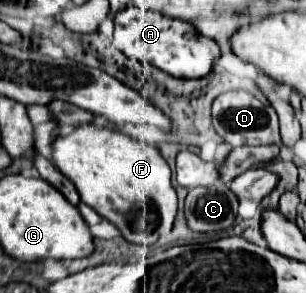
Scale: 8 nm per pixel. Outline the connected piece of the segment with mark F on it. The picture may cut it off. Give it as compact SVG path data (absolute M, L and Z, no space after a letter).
M89 124L75 128L69 136L57 138L53 142L53 158L57 170L75 184L81 202L91 206L111 224L115 224L125 240L141 246L151 246L173 228L177 218L177 194L171 184L171 170L155 146L139 142L121 132L95 128L93 124Z

